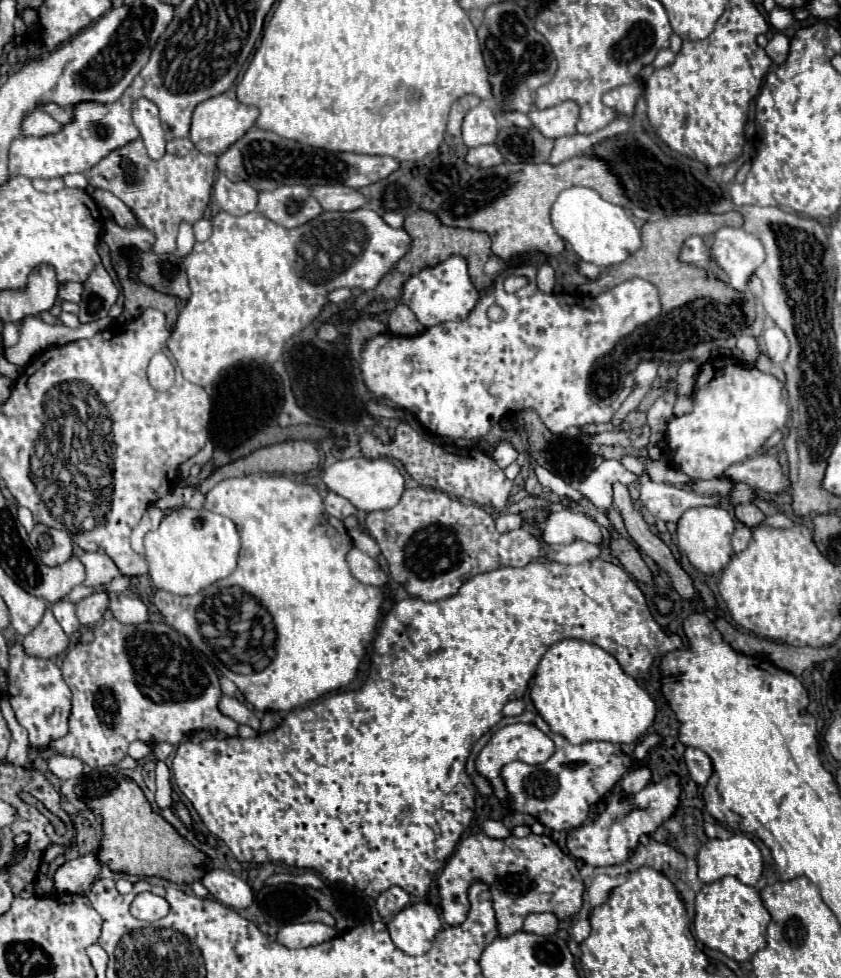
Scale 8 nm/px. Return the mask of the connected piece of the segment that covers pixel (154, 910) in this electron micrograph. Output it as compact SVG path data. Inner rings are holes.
M140 893L134 899L130 911L132 911L132 915L136 919L142 919L142 921L158 921L158 919L162 919L170 911L170 905L166 903L166 899L162 899L158 895Z

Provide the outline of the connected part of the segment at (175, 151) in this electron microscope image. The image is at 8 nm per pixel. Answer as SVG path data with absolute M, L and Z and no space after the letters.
M184 137L184 139L172 139L172 141L168 141L166 151L172 153L172 155L186 155L186 153L192 151L192 147L194 147L194 143L188 137Z

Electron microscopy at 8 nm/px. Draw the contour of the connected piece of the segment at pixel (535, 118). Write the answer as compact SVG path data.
M564 101L550 109L534 109L528 113L534 127L548 139L558 139L576 133L578 105L574 101Z

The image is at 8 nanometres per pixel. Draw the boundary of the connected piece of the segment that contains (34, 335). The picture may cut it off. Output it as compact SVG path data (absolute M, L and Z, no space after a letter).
M24 317L20 323L20 341L6 349L6 359L18 367L26 367L38 353L52 349L56 345L66 345L70 341L78 341L84 337L94 337L96 333L104 331L112 323L110 317L94 323L80 325L70 329L66 325L48 325L40 321L40 317Z

